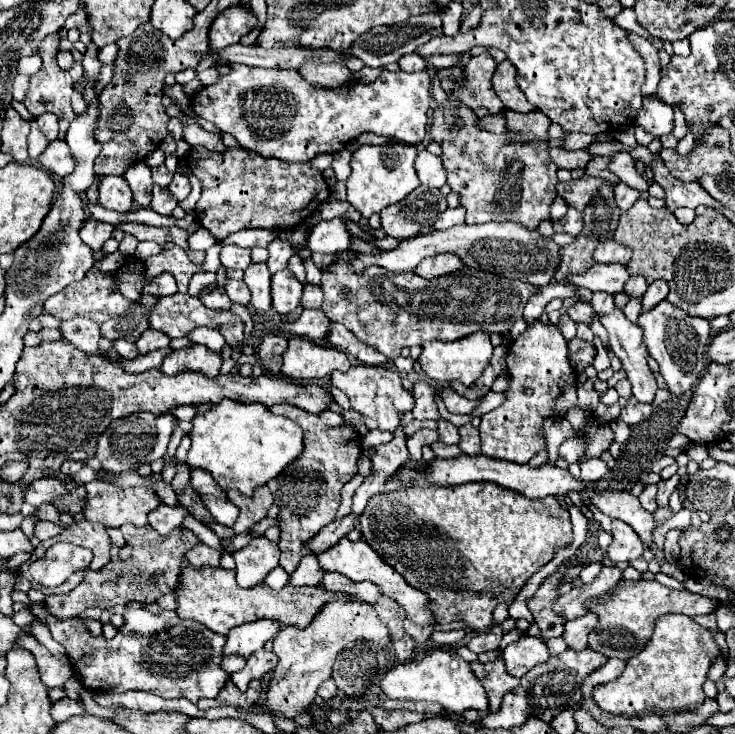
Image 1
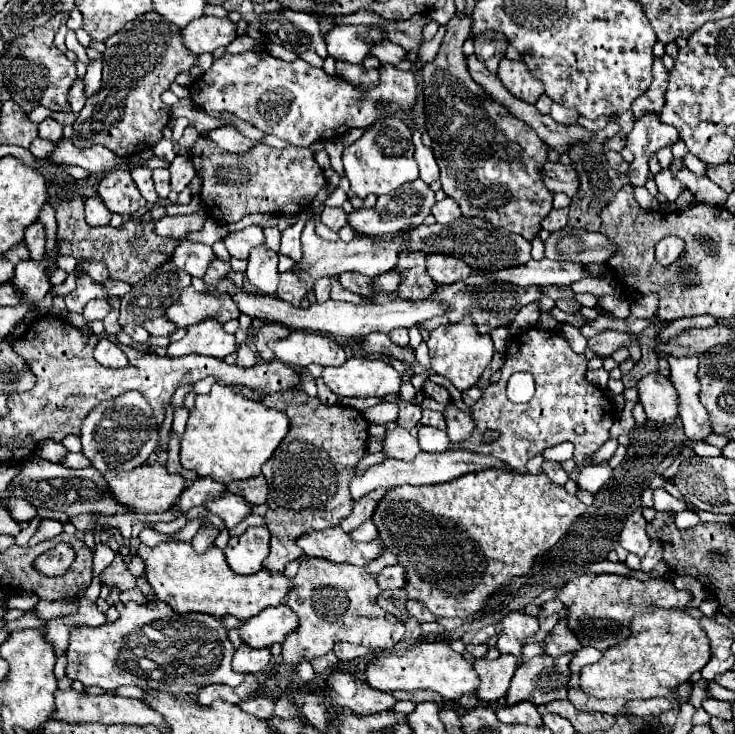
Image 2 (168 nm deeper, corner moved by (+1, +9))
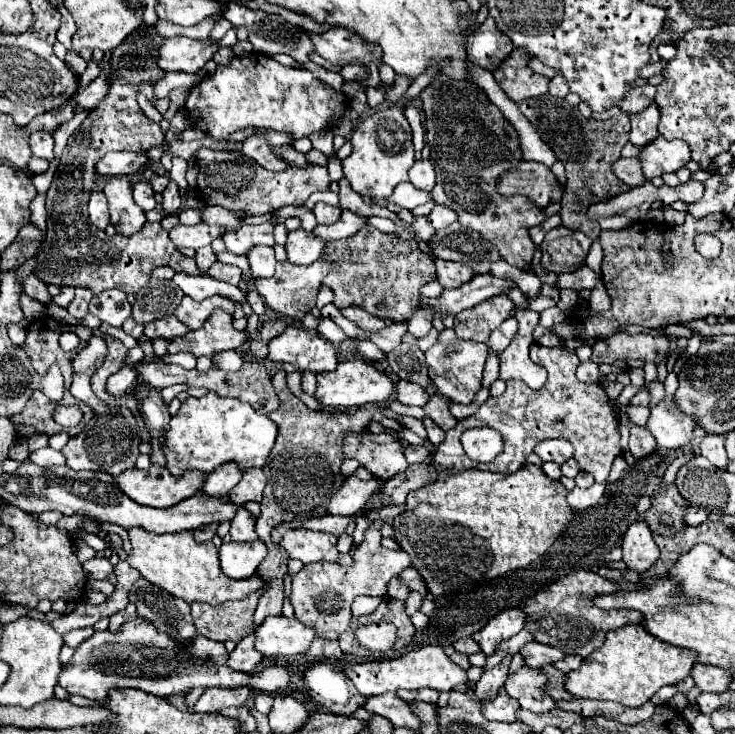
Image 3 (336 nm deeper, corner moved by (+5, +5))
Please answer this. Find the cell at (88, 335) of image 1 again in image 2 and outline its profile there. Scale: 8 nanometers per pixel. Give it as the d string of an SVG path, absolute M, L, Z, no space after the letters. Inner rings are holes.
M93 299L87 303L87 307L83 309L83 317L87 321L95 321L95 319L105 319L105 315L111 311L111 303L109 299Z

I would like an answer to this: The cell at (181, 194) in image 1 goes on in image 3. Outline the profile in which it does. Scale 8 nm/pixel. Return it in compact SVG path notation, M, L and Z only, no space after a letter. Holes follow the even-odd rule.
M171 179L163 191L163 209L165 213L177 213L181 209L181 195L177 183Z

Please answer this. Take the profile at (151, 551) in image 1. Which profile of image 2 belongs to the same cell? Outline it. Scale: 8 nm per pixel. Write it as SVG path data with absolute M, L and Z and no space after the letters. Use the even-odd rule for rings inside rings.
M115 557L115 559L111 561L111 565L101 573L101 581L107 583L109 589L119 587L121 591L133 589L135 583L137 583L137 579L129 573L129 569L127 569L123 557Z

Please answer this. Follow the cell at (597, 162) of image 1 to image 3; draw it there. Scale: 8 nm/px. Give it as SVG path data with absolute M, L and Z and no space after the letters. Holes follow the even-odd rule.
M617 159L613 163L613 173L625 181L629 187L635 187L639 183L645 183L643 179L643 171L639 167L639 161L637 159Z

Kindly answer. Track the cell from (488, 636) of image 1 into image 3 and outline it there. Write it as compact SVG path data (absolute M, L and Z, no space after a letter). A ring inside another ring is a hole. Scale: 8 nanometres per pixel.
M463 637L463 639L455 641L453 647L455 647L455 651L465 653L465 655L471 655L471 653L477 653L479 651L479 643L473 637Z

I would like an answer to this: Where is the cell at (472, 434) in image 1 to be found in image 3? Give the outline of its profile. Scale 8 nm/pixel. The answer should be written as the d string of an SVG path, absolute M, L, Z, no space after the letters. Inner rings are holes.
M435 393L423 409L425 409L427 417L431 417L445 431L451 429L451 427L455 427L455 423L457 423L457 419L449 413L449 399L443 397L443 395L439 395L439 393Z

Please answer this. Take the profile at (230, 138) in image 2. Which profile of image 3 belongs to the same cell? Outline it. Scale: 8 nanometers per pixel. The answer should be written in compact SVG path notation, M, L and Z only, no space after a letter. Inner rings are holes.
M249 137L241 143L241 149L239 149L243 155L251 157L255 163L259 163L261 167L265 169L271 169L271 171L283 171L287 167L287 163L279 157L275 157L271 153L271 145L265 141L265 139L259 139L259 137Z

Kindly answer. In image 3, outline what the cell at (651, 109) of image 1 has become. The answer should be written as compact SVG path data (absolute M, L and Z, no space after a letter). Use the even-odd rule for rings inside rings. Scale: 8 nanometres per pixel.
M659 135L657 139L641 147L637 157L643 167L643 177L651 181L653 177L659 177L661 173L681 169L691 159L691 153L689 153L687 143L677 141L677 139L667 141Z

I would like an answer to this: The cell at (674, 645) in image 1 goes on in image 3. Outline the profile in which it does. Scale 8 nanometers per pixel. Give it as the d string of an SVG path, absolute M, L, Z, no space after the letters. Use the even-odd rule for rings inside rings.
M631 623L621 629L609 631L603 647L583 659L579 669L567 673L565 689L579 699L603 699L617 701L627 707L641 707L663 685L675 685L683 681L691 673L695 663L695 651L661 643L661 639L651 637L643 625Z

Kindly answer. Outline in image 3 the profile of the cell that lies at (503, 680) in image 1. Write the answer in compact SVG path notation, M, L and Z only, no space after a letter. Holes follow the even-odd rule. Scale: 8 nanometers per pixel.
M505 657L497 667L485 671L481 675L481 679L477 681L475 685L475 695L477 699L481 701L491 701L495 699L495 695L499 693L499 689L503 689L505 681L507 681L507 675L509 675L509 661L511 657Z

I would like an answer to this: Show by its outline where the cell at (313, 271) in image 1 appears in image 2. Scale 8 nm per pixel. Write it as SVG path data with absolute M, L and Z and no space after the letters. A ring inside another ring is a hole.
M333 277L333 279L331 279L331 285L333 285L333 289L331 289L331 297L333 297L335 301L351 301L351 303L361 303L361 297L359 297L359 295L353 295L353 293L349 293L349 291L345 291L345 289L339 285L337 277Z

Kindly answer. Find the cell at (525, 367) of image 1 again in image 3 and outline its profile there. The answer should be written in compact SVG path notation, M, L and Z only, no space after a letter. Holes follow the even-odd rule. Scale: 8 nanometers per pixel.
M533 343L529 349L529 357L533 363L543 365L547 369L549 373L547 383L535 391L519 379L509 379L503 395L489 397L475 411L475 415L461 419L451 431L447 431L445 441L435 445L435 455L433 455L435 465L439 465L441 469L451 469L451 471L483 469L483 471L495 471L495 473L515 473L523 467L525 459L533 453L537 443L549 437L561 437L561 439L567 439L575 447L575 461L579 469L591 473L597 483L605 483L613 459L621 455L623 449L619 447L617 419L607 405L607 395L603 387L583 385L575 377L575 371L579 367L579 357L575 355L575 351L551 349L551 347ZM473 427L491 427L503 435L505 449L491 463L477 463L469 459L465 451L461 449L459 437L467 429L473 429Z

